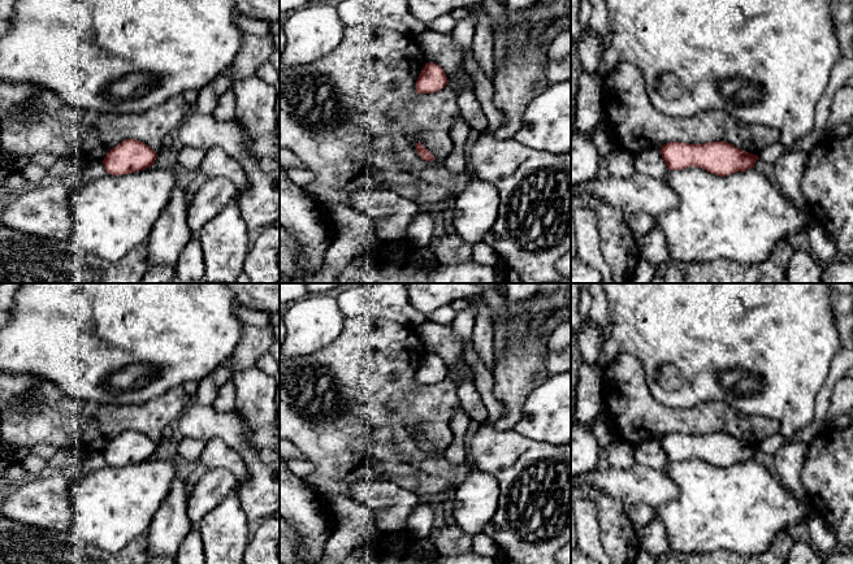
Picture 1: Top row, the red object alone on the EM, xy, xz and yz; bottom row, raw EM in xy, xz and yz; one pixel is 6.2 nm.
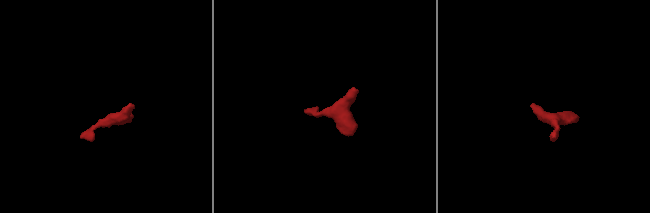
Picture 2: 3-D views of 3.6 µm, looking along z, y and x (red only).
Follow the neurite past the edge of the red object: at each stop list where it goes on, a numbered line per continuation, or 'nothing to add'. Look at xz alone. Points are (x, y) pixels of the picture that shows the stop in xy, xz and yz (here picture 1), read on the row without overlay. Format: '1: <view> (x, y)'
nothing to add

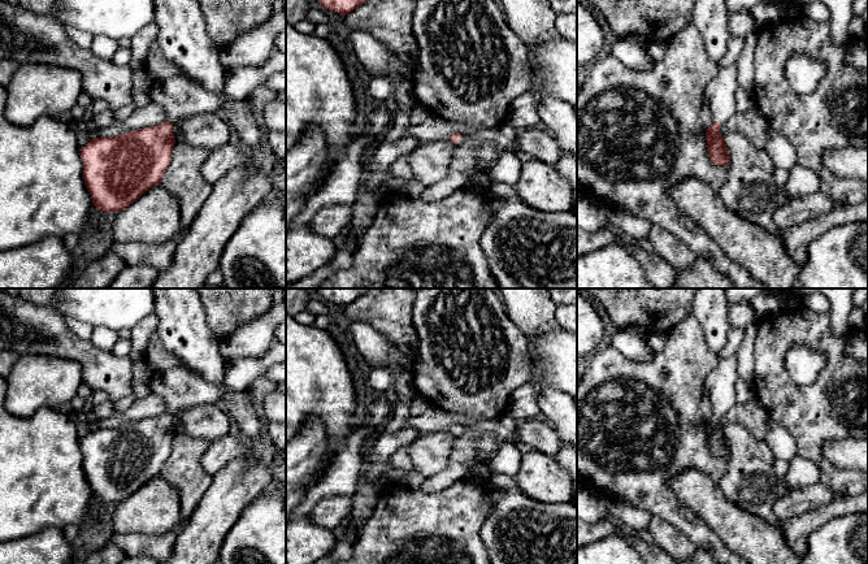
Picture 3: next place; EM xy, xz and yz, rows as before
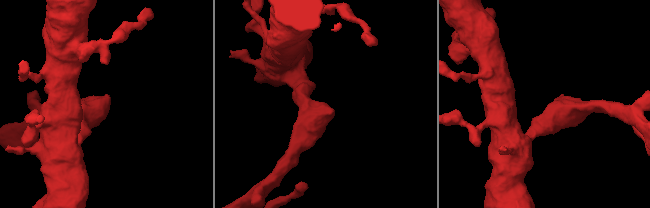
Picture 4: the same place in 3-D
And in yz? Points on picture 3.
1: yz (720, 384)

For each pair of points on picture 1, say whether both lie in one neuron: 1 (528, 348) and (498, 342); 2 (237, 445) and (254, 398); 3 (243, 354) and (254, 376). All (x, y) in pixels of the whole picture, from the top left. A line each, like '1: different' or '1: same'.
1: different
2: different
3: different

